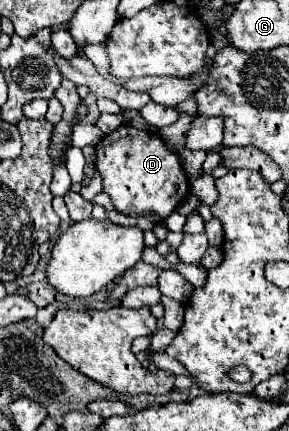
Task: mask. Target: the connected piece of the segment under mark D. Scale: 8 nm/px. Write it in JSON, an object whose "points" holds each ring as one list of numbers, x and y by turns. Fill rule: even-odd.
{"points":[[122,124,102,138,96,146,96,168,102,176,104,192,110,196,114,208,124,214,152,210,162,218,168,218,190,194,190,182,180,158,168,150,158,134,134,128,130,124]]}

